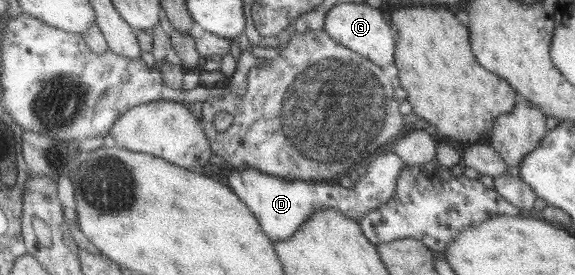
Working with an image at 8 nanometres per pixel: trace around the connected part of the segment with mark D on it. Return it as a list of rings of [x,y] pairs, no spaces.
[[[389,151],[379,152],[377,156],[371,157],[369,161],[369,167],[366,167],[365,174],[359,177],[355,172],[349,174],[353,187],[347,189],[347,187],[341,187],[338,183],[321,182],[319,184],[313,181],[305,181],[301,179],[285,179],[271,175],[261,171],[260,169],[235,169],[230,173],[228,177],[229,186],[237,193],[248,206],[249,209],[260,219],[261,225],[265,230],[265,233],[273,239],[273,241],[283,241],[289,239],[296,231],[306,222],[310,215],[321,208],[335,208],[342,211],[345,215],[348,215],[351,219],[358,221],[359,218],[376,213],[381,205],[387,205],[389,201],[394,200],[396,192],[397,175],[401,174],[402,167],[404,167],[403,161],[400,157]]]

